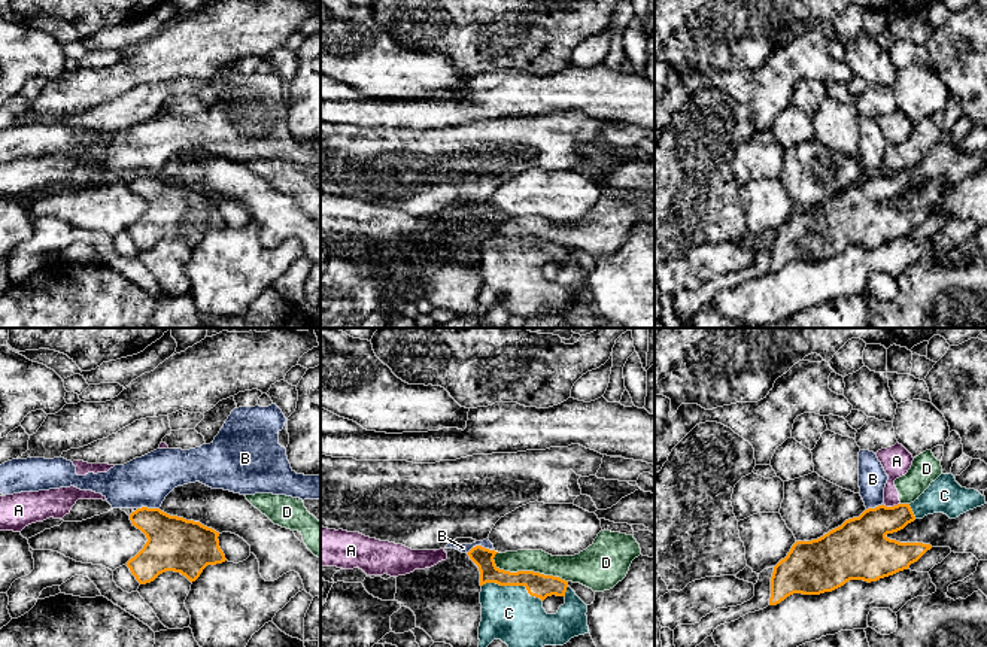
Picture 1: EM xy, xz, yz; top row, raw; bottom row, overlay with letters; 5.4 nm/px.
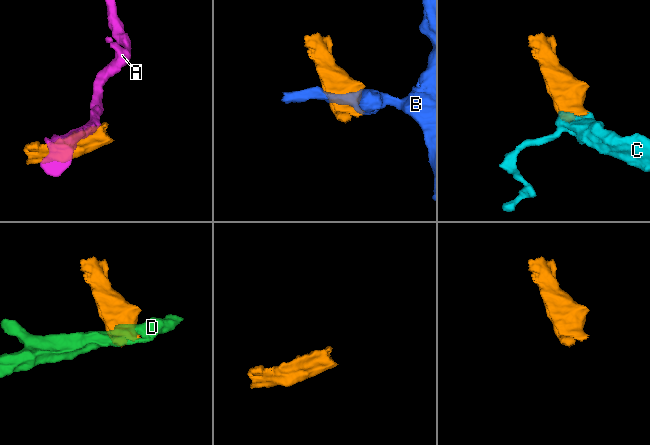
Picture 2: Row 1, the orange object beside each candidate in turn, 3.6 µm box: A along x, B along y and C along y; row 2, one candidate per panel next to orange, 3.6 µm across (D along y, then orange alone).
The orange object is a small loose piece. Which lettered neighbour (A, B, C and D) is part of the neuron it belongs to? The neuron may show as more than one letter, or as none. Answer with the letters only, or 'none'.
C

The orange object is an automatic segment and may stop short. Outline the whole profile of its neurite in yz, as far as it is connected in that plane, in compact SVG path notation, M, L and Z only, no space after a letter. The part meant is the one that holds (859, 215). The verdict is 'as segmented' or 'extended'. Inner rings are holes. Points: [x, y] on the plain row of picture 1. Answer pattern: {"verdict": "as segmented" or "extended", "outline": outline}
{"verdict": "extended", "outline": "M941 140L911 170L878 171L811 207L796 207L771 243L769 271L793 259L820 261L850 246L877 247L908 236L930 210L899 209L886 201L915 185L944 179L950 185L987 170L975 155L962 154L953 140Z"}

